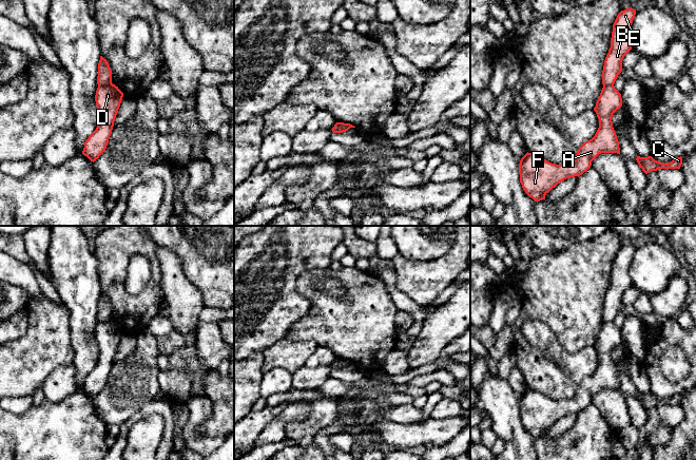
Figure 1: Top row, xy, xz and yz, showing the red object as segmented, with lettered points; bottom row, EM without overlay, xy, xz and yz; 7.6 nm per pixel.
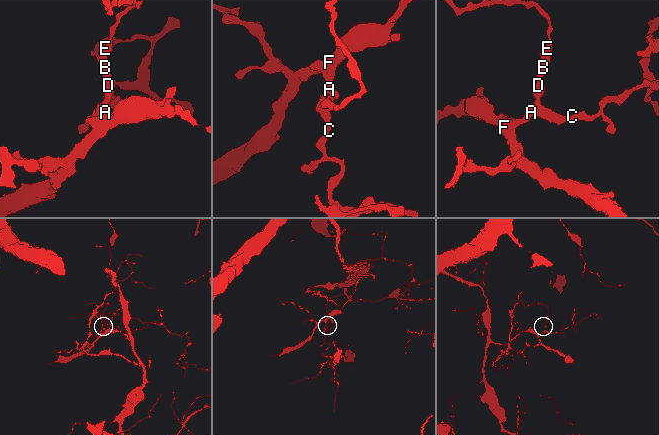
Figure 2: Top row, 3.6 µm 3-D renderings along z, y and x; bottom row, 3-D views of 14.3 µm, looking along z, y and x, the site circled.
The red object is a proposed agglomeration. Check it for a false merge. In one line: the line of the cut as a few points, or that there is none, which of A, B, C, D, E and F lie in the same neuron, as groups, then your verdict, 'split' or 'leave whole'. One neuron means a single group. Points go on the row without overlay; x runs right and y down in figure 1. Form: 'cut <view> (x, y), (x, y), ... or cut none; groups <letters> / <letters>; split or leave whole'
cut xy (111, 319), (98, 323); groups A C D F / B E; split

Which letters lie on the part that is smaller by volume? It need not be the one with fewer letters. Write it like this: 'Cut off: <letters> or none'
Cut off: B, E

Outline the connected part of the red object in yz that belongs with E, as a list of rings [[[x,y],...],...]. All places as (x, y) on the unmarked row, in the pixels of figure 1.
[[[632,244],[621,247],[613,261],[611,284],[605,293],[602,307],[603,322],[614,322],[618,311],[622,307],[622,296],[632,286],[630,265],[635,251],[636,246]]]

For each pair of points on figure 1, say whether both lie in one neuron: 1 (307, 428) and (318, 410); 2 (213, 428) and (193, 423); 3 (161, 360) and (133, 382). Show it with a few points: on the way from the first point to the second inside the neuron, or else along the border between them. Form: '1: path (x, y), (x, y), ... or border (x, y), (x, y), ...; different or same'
1: path (311, 424), (318, 415); same
2: border (212, 403), (212, 414), (196, 432), (221, 438); different
3: border (160, 351), (156, 358), (158, 369); different

